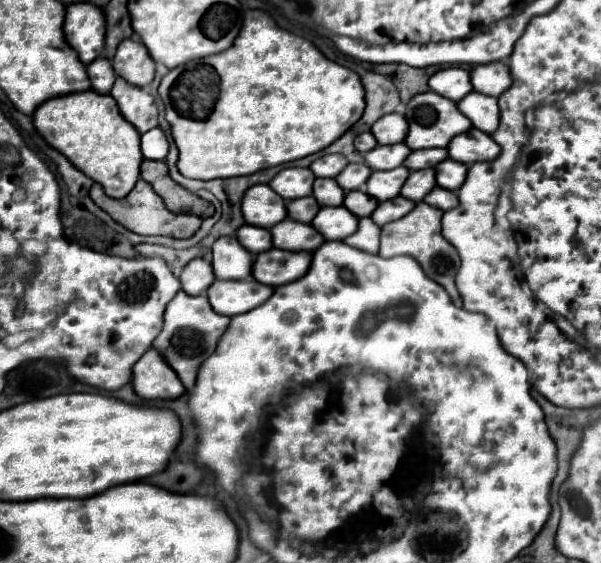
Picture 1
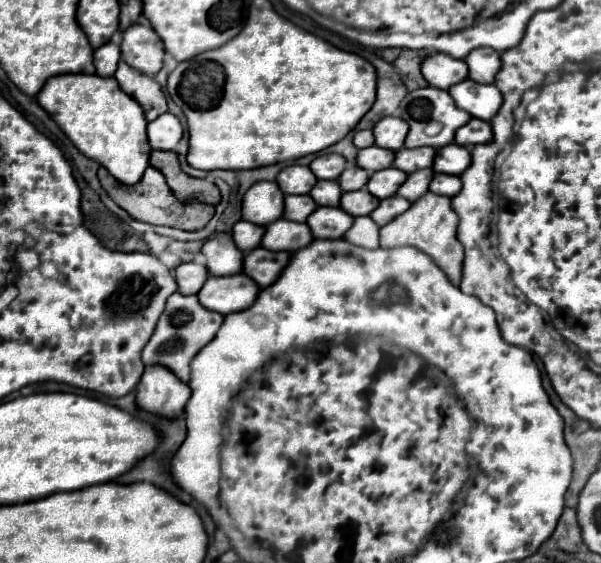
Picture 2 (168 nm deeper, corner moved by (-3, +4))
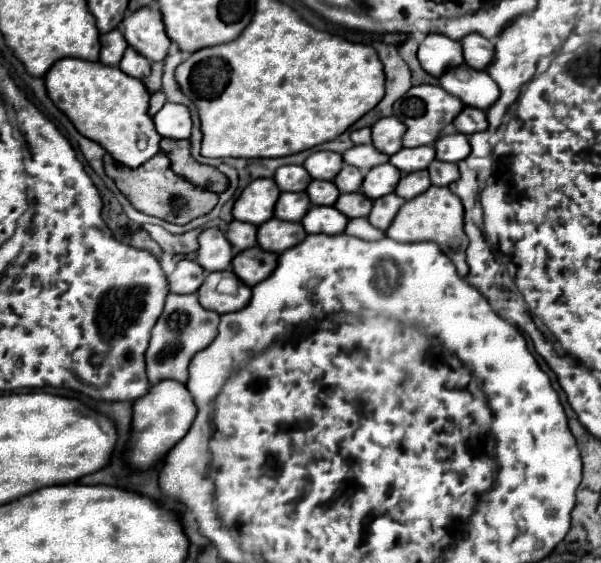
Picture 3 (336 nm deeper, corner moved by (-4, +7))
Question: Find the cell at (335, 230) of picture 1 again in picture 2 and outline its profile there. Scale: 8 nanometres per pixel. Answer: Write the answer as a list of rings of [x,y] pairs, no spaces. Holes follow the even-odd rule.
[[[318,207],[306,223],[316,239],[338,239],[352,227],[354,217],[340,207]]]

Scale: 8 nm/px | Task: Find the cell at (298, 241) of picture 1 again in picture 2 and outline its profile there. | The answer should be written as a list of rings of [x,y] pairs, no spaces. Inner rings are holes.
[[[278,219],[270,223],[264,231],[264,239],[260,241],[262,247],[270,251],[296,251],[296,249],[282,249],[282,247],[306,247],[312,243],[312,233],[306,223],[292,223],[288,219]]]

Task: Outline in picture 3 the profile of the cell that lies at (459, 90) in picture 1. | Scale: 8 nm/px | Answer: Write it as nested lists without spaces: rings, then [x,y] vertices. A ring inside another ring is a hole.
[[[427,34],[419,46],[417,58],[421,62],[421,68],[435,78],[465,62],[461,42],[449,40],[441,34]]]

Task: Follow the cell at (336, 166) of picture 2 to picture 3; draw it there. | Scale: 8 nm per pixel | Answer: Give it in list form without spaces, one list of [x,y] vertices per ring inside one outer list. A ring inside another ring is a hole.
[[[315,152],[305,160],[305,170],[319,180],[333,180],[343,168],[343,156],[337,152]]]

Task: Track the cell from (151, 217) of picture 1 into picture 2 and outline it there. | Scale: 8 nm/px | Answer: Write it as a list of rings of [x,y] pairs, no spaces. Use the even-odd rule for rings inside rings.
[[[104,167],[98,169],[98,179],[102,183],[102,187],[108,191],[108,195],[124,209],[128,211],[134,219],[138,221],[146,221],[146,223],[154,223],[154,225],[168,225],[168,227],[178,227],[178,229],[184,229],[184,231],[196,231],[196,229],[202,229],[212,217],[214,217],[214,207],[212,205],[206,205],[206,203],[182,203],[176,199],[176,195],[168,189],[166,185],[166,179],[164,175],[154,169],[154,167],[148,167],[144,171],[144,177],[134,183],[134,185],[124,185],[124,183],[118,183]]]

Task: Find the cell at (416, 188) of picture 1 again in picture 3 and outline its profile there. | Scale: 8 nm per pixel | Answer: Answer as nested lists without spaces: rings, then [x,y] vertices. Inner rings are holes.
[[[419,170],[419,172],[405,174],[405,176],[399,180],[395,194],[399,194],[399,196],[405,198],[405,200],[411,200],[411,198],[423,194],[429,186],[431,186],[429,172],[427,172],[427,170]]]

